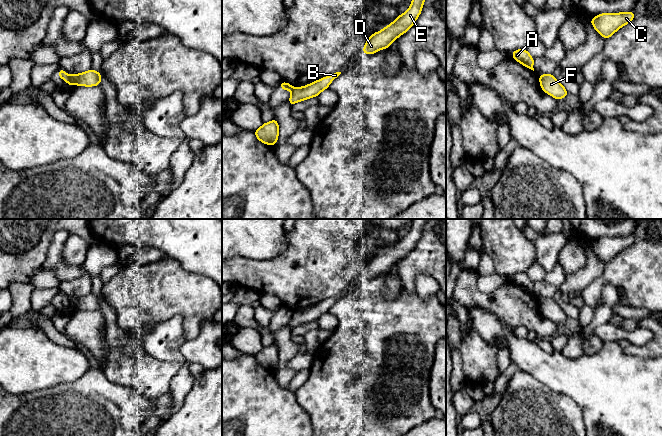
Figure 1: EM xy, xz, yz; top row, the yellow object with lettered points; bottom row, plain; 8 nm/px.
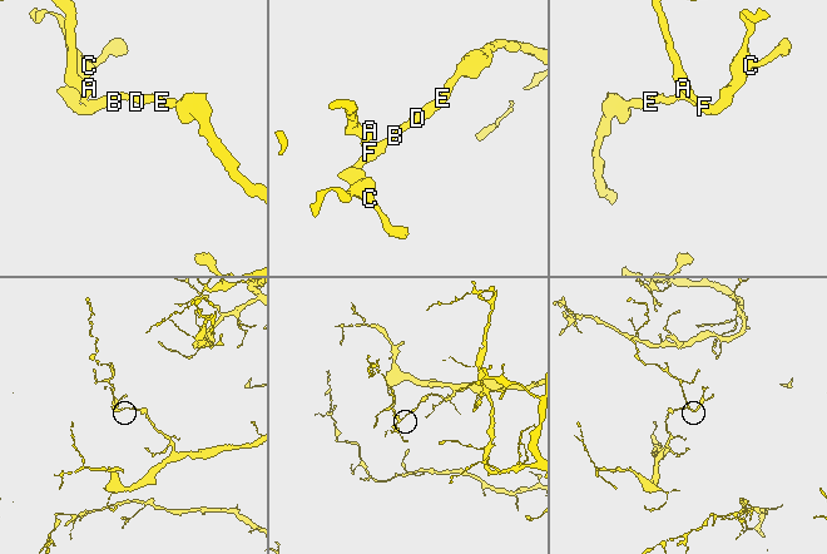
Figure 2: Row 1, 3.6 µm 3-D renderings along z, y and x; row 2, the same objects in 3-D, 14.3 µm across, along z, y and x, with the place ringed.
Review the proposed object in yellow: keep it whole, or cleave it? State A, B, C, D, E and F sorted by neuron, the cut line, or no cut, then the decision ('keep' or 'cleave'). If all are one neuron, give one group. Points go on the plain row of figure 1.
A / B C D E F | xy (68, 304), (69, 306) | cleave

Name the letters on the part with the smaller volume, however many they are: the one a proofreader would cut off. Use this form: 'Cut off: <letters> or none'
Cut off: A

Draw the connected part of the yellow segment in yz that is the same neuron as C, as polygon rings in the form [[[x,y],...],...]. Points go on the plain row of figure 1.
[[[634,235],[620,237],[601,237],[591,242],[594,253],[607,264],[621,251],[634,244]]]

